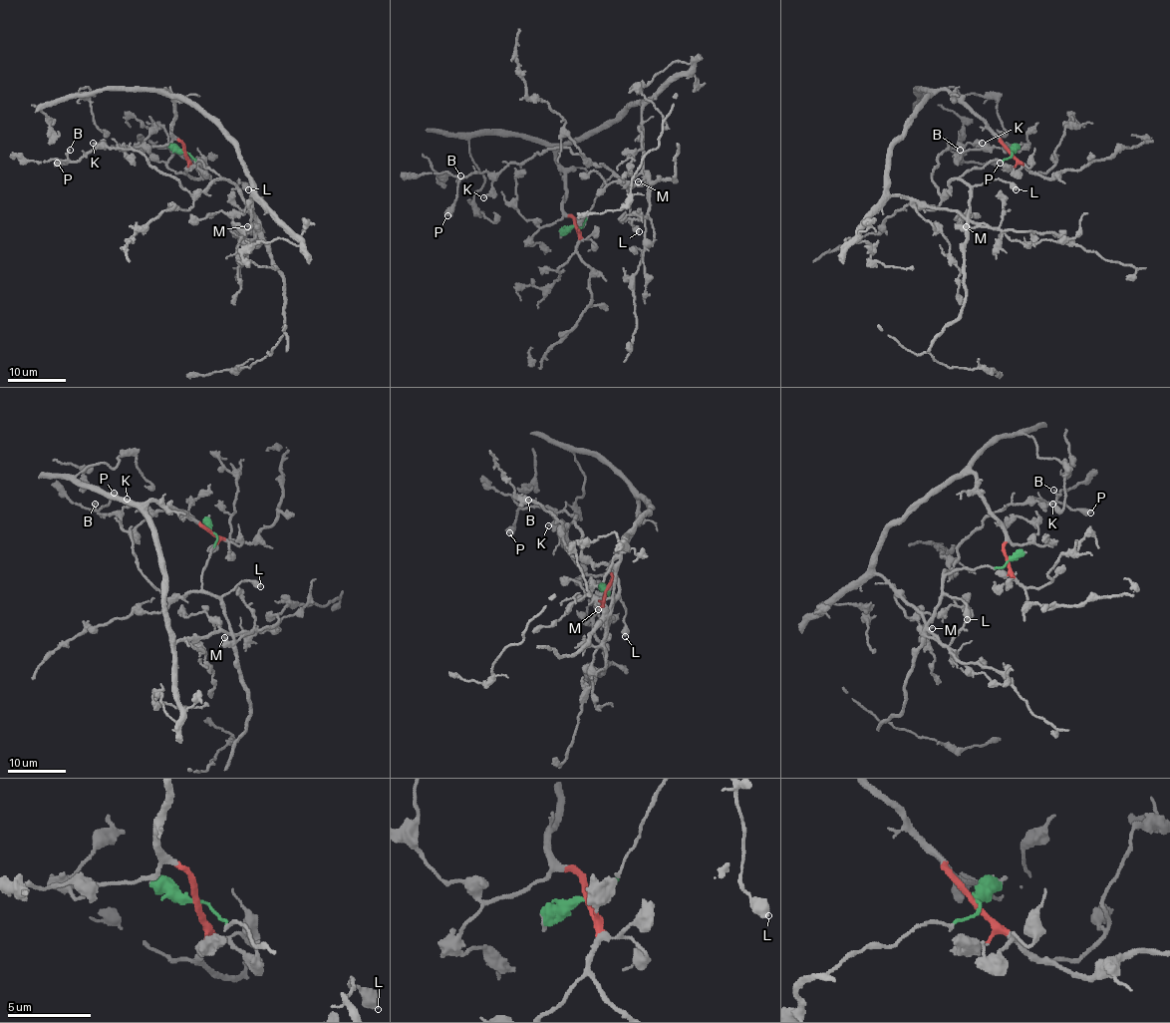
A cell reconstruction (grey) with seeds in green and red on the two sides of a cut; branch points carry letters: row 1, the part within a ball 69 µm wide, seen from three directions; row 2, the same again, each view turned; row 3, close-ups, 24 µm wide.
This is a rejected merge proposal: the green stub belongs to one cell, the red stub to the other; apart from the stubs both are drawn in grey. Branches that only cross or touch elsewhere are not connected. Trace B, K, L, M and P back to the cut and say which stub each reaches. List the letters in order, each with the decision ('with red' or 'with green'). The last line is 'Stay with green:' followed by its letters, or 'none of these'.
B: with green
K: with green
L: with green
M: with green
P: with green
Stay with green: B, K, L, M, P

